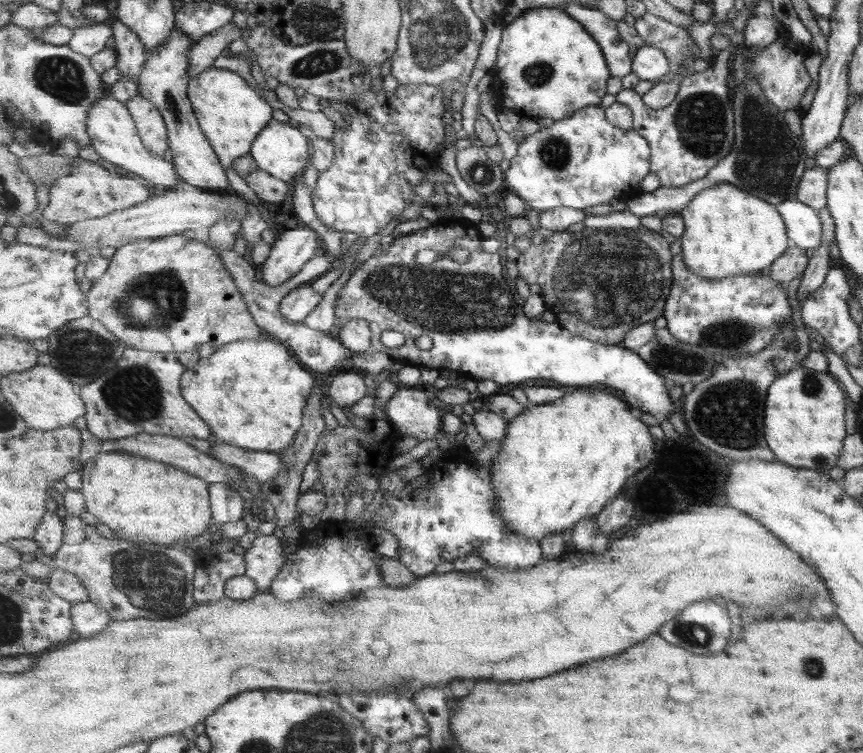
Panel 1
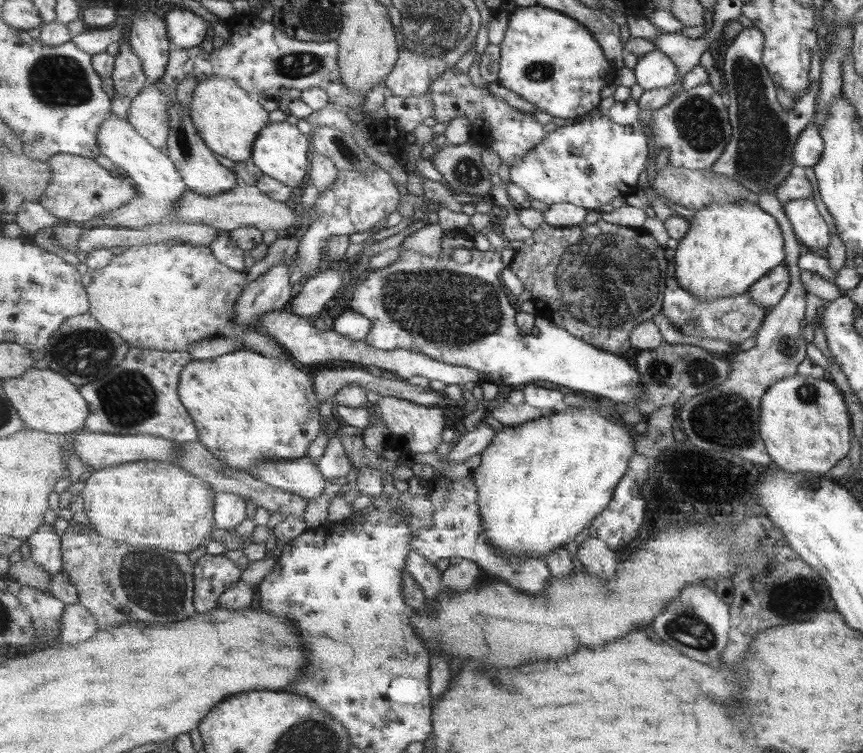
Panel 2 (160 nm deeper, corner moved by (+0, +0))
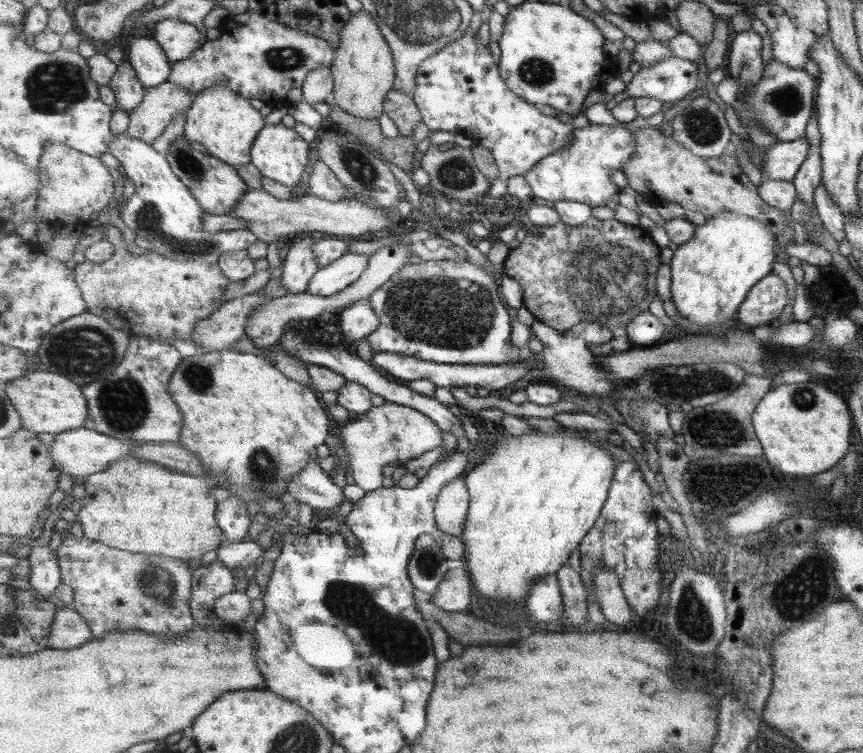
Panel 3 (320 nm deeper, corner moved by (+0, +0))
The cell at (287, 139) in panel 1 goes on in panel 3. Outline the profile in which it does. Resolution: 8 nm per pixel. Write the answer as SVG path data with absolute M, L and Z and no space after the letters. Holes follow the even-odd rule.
M282 123L265 125L255 140L252 150L252 163L265 177L295 188L301 185L299 180L309 166L309 150L314 150L314 148L309 148L309 142L305 142L293 128L287 128Z

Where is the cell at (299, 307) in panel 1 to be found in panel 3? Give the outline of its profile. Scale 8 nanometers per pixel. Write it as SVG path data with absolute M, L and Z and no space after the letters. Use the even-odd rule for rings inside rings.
M345 252L329 266L321 267L311 279L307 293L315 296L335 296L357 282L367 270L371 255Z

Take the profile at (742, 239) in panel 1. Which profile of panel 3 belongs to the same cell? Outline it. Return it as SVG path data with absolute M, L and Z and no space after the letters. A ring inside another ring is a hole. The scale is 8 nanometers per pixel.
M722 212L707 219L703 225L697 225L694 237L674 252L669 264L672 268L673 282L671 285L672 300L680 316L688 322L709 326L719 324L730 326L734 318L738 321L738 312L743 302L755 285L763 278L771 275L775 258L776 234L762 222L735 212Z

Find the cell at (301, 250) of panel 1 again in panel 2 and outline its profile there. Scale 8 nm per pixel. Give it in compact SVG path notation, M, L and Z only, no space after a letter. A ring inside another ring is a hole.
M282 262L277 266L272 266L270 271L267 274L262 274L259 279L251 281L235 303L232 322L248 326L266 312L289 308L298 290L297 285L292 284L291 286L290 273L291 271L287 269L287 262Z

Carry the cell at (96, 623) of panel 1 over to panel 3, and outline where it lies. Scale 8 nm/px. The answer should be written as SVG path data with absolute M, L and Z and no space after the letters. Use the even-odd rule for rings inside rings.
M74 606L58 610L52 626L48 646L57 650L71 650L93 640L92 630Z

